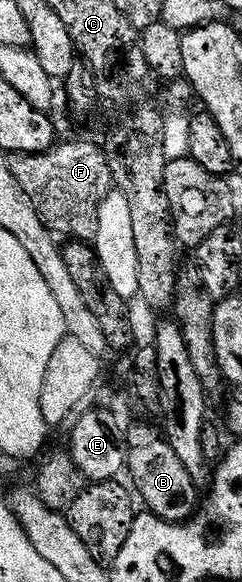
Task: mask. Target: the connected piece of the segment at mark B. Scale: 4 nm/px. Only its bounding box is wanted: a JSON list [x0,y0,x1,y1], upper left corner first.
[126,425,198,521]

